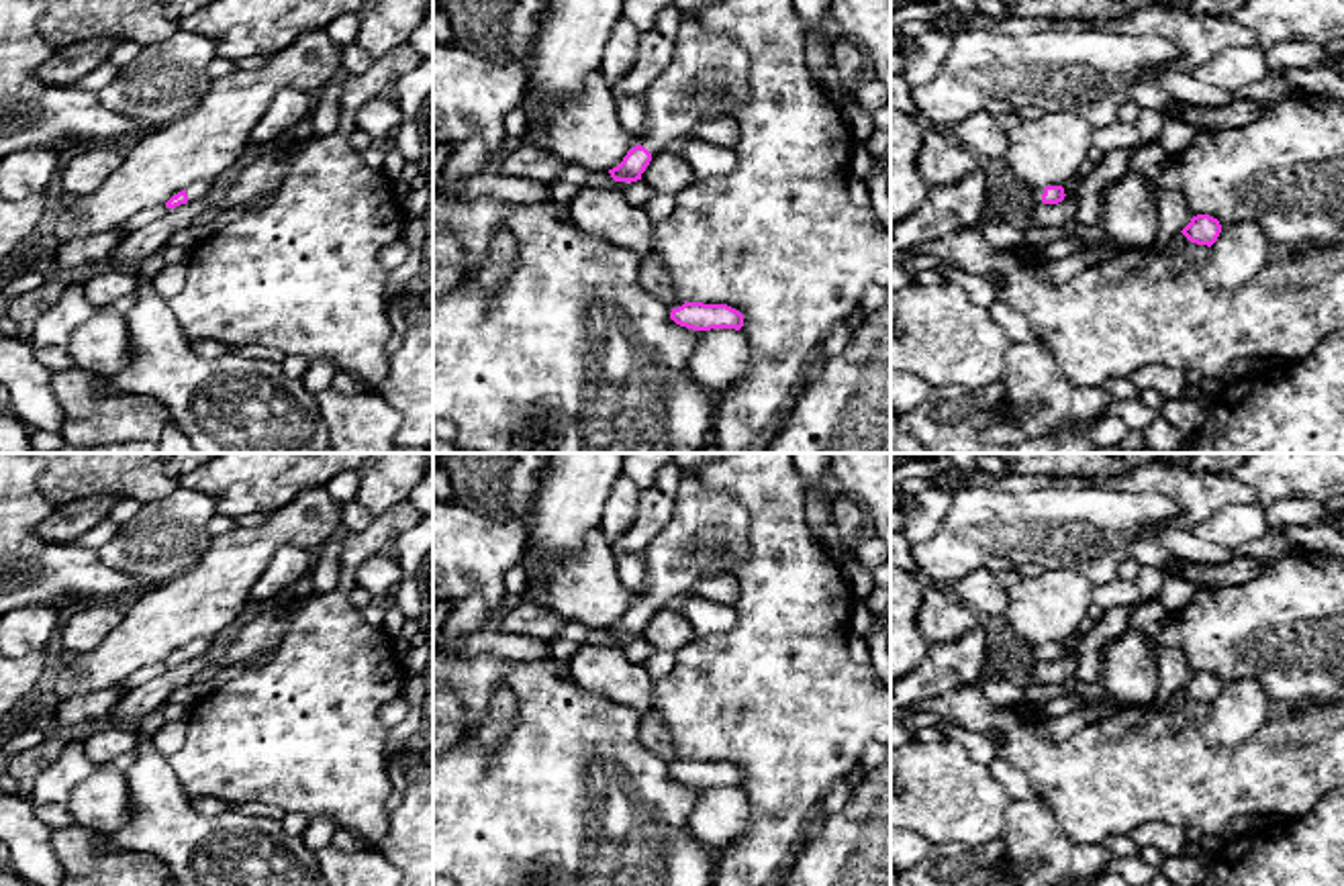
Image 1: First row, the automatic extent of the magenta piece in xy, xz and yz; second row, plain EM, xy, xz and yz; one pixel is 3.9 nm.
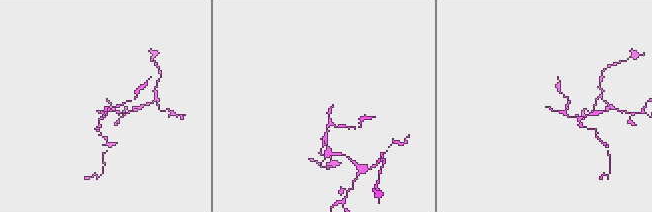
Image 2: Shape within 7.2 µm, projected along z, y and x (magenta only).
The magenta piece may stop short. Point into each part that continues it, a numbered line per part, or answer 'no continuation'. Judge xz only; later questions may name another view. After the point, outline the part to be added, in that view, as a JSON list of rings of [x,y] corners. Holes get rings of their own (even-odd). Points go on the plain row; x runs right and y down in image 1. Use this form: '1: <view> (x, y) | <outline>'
1: xz (707, 535) | [[[682,470],[672,519],[641,553],[647,582],[637,602],[652,614],[692,596],[701,580],[731,574],[750,555],[750,519],[729,492]]]

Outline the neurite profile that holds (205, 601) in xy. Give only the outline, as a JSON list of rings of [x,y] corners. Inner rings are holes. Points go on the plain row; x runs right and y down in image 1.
[[[321,486],[304,490],[286,506],[270,512],[257,527],[237,527],[225,535],[210,537],[206,551],[186,572],[178,572],[167,582],[145,590],[125,610],[121,625],[94,651],[51,672],[49,678],[53,680],[57,698],[125,684],[131,674],[151,663],[163,663],[192,639],[229,637],[249,604],[253,584],[261,578],[276,551],[284,545],[296,545],[317,553],[341,531],[341,514],[343,506]]]

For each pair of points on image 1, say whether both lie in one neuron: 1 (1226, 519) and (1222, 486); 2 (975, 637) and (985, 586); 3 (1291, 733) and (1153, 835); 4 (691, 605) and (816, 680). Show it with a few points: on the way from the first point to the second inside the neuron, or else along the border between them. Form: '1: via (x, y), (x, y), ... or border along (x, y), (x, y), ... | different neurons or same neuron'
1: border along (1257, 503), (1224, 505), (1191, 529) | different neurons
2: border along (981, 619), (993, 625) | different neurons
3: border along (1183, 827), (1144, 821), (1128, 833) | different neurons
4: border along (736, 607), (736, 623), (732, 627), (697, 635) | different neurons

